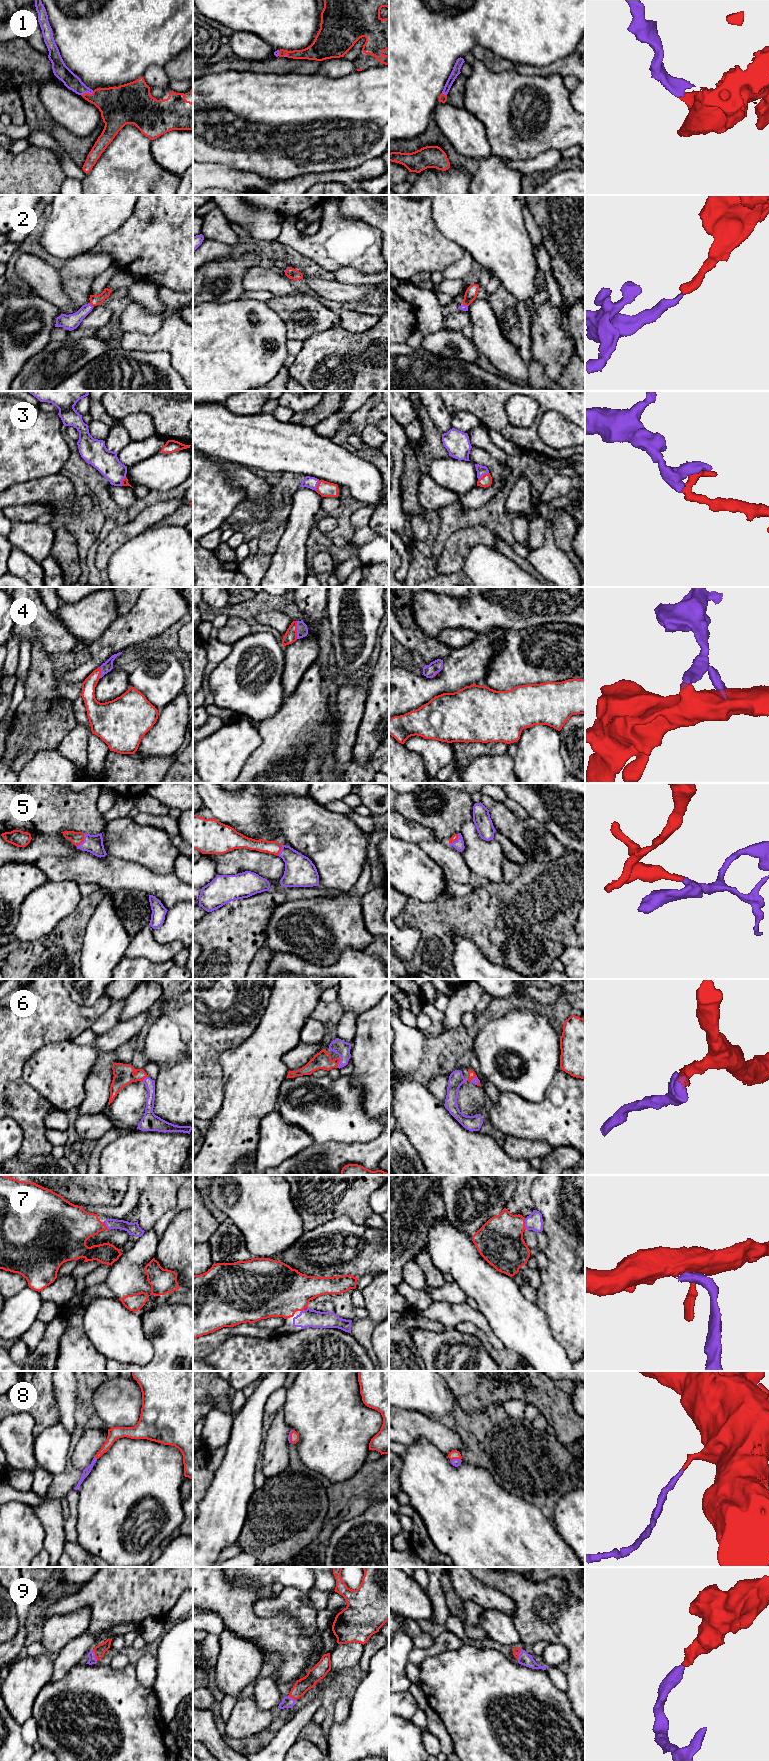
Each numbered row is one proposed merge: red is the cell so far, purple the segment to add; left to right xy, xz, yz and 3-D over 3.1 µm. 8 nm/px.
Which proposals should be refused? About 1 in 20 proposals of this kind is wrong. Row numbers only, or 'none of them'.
none of them

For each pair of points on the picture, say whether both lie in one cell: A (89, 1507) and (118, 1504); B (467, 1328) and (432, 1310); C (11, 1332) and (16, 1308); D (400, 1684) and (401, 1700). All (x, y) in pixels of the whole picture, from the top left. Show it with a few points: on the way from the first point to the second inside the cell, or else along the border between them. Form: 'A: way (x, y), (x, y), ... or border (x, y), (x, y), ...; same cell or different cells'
A: way (96, 1507), (109, 1507), (111, 1505); same cell
B: border (454, 1327), (460, 1322), (472, 1322), (479, 1329); different cells
C: way (11, 1326), (16, 1314); same cell
D: border (408, 1690), (399, 1692); different cells

